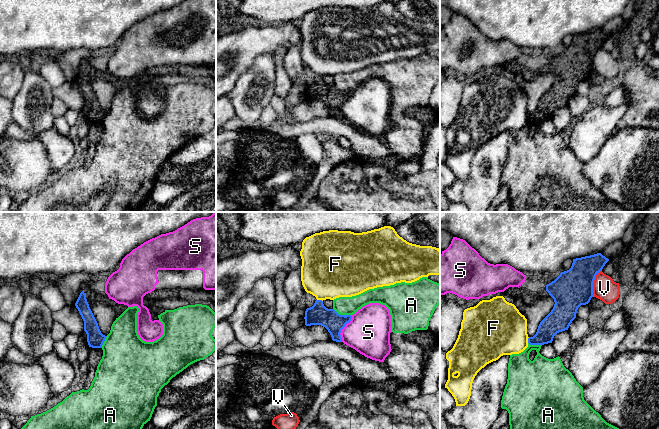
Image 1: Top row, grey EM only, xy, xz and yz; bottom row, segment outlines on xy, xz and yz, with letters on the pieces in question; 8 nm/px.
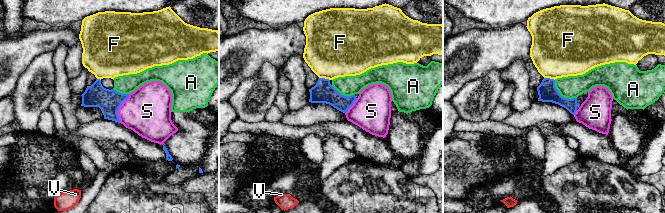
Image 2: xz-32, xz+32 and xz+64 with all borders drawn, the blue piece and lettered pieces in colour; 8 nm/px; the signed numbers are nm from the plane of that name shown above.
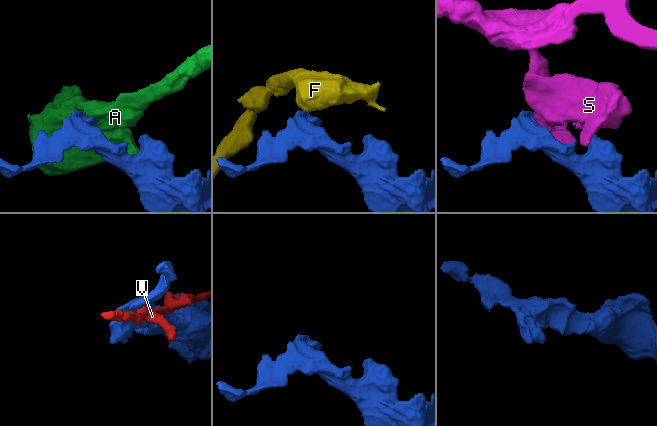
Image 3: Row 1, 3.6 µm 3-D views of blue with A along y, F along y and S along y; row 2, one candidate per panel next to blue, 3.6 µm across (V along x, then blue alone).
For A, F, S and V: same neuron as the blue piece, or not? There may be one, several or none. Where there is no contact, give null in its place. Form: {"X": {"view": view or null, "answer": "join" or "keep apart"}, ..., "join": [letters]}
{"A": {"view": "xz", "answer": "keep apart"}, "F": {"view": "xz", "answer": "keep apart"}, "S": {"view": "xz", "answer": "keep apart"}, "V": {"view": "yz", "answer": "keep apart"}, "join": []}

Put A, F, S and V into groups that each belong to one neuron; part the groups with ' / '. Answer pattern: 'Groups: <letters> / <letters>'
Groups: A / F / S / V

